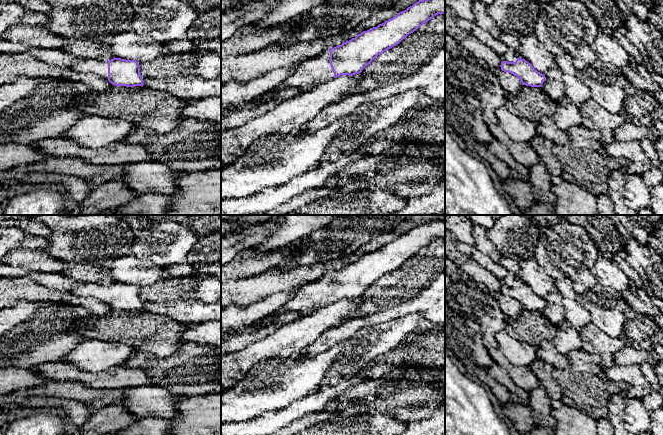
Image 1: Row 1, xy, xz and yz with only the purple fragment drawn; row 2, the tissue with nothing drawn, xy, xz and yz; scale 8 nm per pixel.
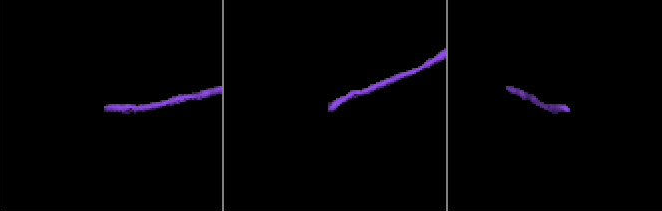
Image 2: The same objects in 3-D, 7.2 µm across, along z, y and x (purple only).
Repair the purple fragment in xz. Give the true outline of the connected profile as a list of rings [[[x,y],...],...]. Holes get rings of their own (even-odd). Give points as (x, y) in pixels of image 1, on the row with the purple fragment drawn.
[[[419,0],[377,27],[361,32],[315,59],[301,62],[293,74],[262,96],[267,98],[287,88],[298,89],[300,95],[341,75],[359,74],[378,55],[438,14],[445,14],[445,0]]]

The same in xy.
[[[115,57],[109,61],[81,59],[71,66],[71,69],[81,73],[95,73],[116,86],[135,87],[144,85],[140,66],[136,60]]]

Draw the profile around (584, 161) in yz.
[[[582,125],[573,126],[566,131],[569,142],[554,144],[553,154],[561,167],[561,177],[570,183],[592,193],[596,197],[608,194],[608,177],[614,170],[621,170],[619,160],[610,156],[605,150],[601,134]]]

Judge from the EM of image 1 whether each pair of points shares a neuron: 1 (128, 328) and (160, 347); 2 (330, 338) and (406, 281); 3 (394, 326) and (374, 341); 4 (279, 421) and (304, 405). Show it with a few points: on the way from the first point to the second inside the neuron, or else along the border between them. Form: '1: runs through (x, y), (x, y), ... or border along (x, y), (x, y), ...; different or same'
1: runs through (136, 328), (143, 330), (152, 339); same
2: border along (384, 309), (365, 315), (357, 315), (344, 321); different
3: runs through (389, 331), (379, 339); same
4: runs through (285, 416), (298, 409); same

